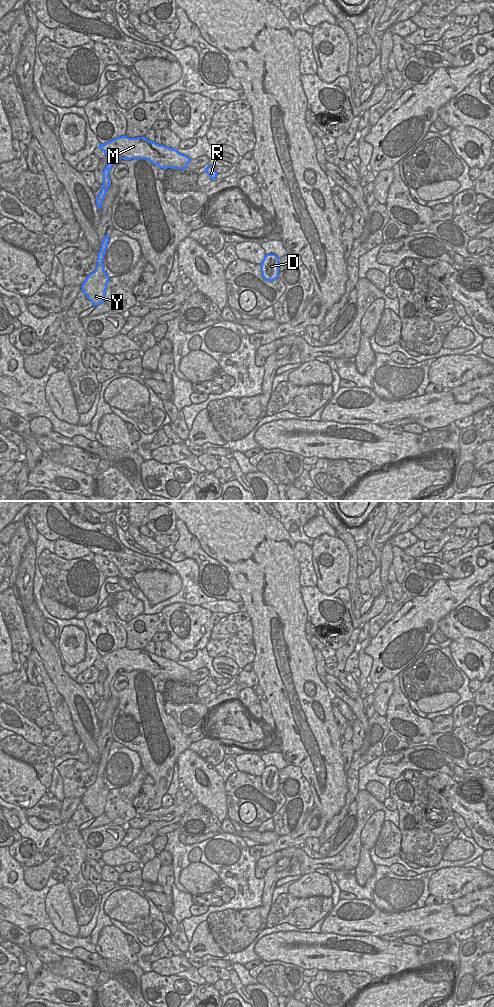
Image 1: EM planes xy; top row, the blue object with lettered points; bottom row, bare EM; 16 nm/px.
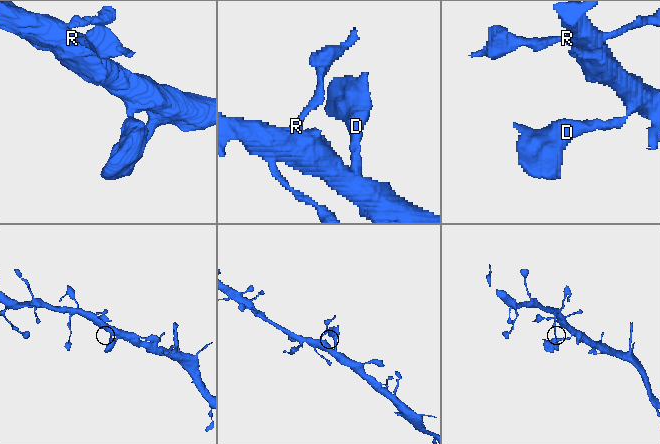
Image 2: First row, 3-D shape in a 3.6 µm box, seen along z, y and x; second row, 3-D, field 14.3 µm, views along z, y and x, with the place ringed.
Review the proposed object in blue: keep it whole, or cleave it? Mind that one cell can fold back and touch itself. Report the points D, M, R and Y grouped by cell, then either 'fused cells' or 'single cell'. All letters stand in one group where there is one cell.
groups D M R Y; single cell

